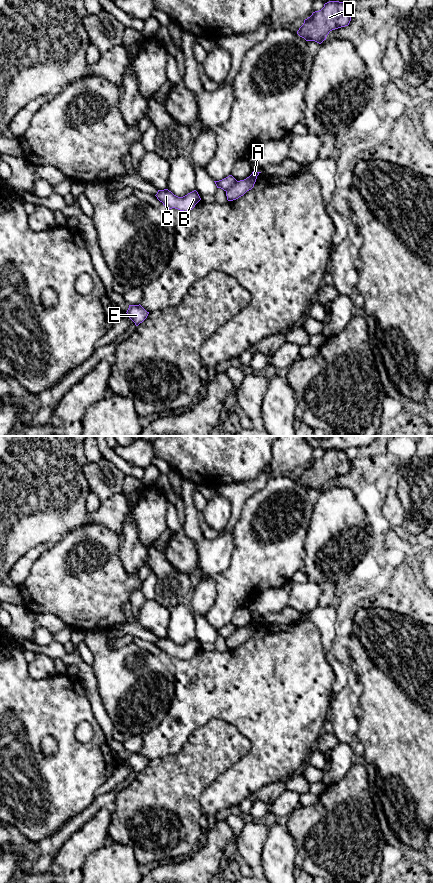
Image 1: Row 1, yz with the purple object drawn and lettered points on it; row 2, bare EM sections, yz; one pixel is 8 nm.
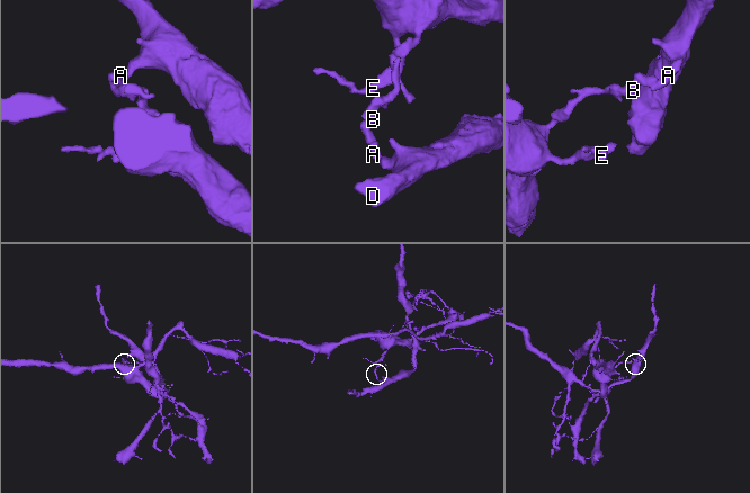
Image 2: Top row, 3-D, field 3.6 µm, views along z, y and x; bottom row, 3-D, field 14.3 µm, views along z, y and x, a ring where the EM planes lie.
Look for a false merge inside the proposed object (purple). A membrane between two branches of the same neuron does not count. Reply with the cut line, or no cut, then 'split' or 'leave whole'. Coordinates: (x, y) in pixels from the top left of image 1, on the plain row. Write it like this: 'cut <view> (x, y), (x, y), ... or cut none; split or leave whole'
cut yz (237, 629), (226, 639); split

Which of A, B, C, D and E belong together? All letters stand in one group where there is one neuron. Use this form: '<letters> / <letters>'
A D / B C E

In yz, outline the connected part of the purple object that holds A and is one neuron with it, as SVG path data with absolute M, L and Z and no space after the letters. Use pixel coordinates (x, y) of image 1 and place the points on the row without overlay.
M253 619L252 622L244 628L237 629L237 631L226 639L228 649L233 649L243 644L247 639L254 635L257 624L261 620Z

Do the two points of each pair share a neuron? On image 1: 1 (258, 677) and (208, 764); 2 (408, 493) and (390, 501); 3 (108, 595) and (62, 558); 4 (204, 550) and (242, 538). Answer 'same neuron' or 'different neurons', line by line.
1: different neurons
2: different neurons
3: same neuron
4: different neurons

